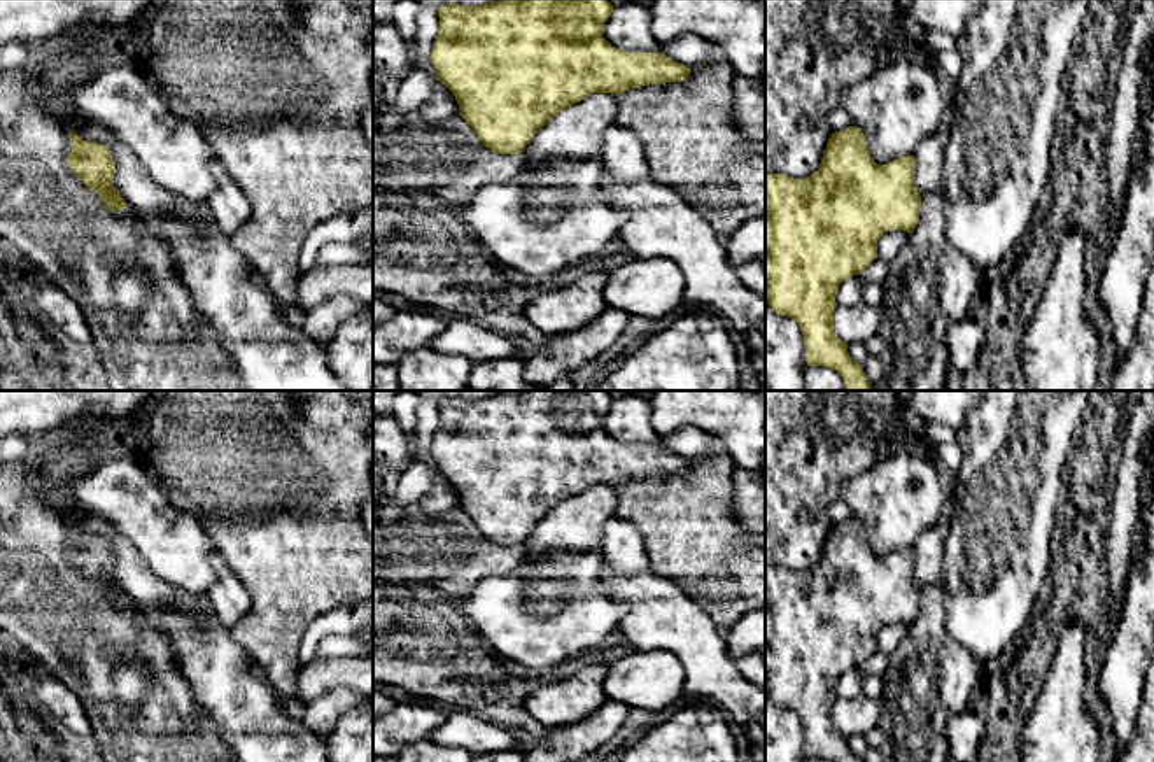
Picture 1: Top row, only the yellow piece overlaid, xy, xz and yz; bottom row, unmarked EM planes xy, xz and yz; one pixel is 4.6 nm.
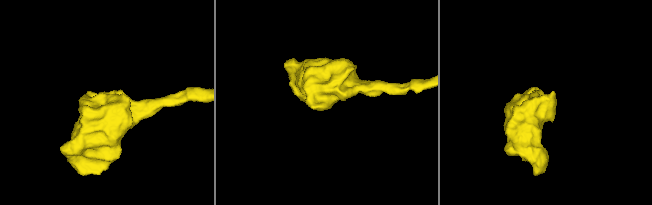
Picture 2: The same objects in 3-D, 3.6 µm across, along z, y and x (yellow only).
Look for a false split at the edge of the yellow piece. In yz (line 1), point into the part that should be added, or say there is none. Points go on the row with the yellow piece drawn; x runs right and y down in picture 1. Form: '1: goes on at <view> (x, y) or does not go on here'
1: does not go on here

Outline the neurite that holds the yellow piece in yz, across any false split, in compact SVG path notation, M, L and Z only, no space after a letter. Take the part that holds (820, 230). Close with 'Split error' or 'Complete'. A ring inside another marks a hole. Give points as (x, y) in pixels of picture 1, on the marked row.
M856 126L835 131L823 151L820 168L806 177L765 175L765 293L779 315L799 322L807 366L835 370L846 391L870 391L863 366L851 359L848 345L834 333L835 294L851 275L860 275L877 258L877 240L895 229L912 235L921 210L916 189L916 159L904 156L877 165L867 138Z. Complete

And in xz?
M497 0L478 7L447 4L438 7L440 30L431 63L459 103L459 116L475 130L485 147L497 154L518 154L560 110L592 93L623 91L685 81L690 68L660 53L625 53L602 37L613 5L608 0Z. Complete

